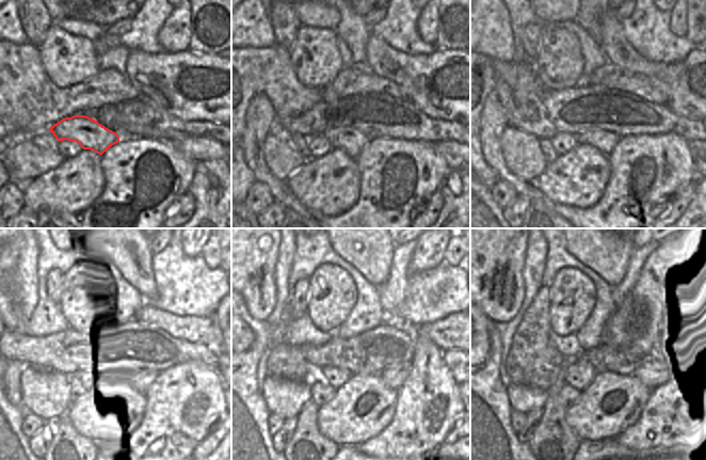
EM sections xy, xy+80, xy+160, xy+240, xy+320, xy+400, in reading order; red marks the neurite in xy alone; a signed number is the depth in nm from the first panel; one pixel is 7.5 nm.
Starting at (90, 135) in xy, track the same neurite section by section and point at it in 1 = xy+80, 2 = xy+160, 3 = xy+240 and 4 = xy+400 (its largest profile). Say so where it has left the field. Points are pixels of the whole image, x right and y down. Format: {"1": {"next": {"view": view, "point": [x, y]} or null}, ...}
{"1": {"next": {"view": "xy+80", "point": [351, 141]}}, "2": {"next": {"view": "xy+160", "point": [605, 142]}}, "3": {"next": {"view": "xy+240", "point": [144, 379]}}, "4": {"next": {"view": "xy+400", "point": [652, 374]}}}

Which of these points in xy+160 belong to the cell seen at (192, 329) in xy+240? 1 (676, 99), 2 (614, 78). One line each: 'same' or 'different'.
1: different
2: same

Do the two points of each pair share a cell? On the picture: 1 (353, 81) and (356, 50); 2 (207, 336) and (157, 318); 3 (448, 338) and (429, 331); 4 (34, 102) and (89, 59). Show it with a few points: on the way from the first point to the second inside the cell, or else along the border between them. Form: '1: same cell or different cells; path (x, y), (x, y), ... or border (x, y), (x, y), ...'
1: different cells; border (364, 61), (352, 64)
2: same cell; path (194, 329), (178, 327), (170, 322)
3: same cell; path (444, 334), (433, 331)
4: different cells; border (42, 64), (46, 75), (57, 86), (80, 83)

